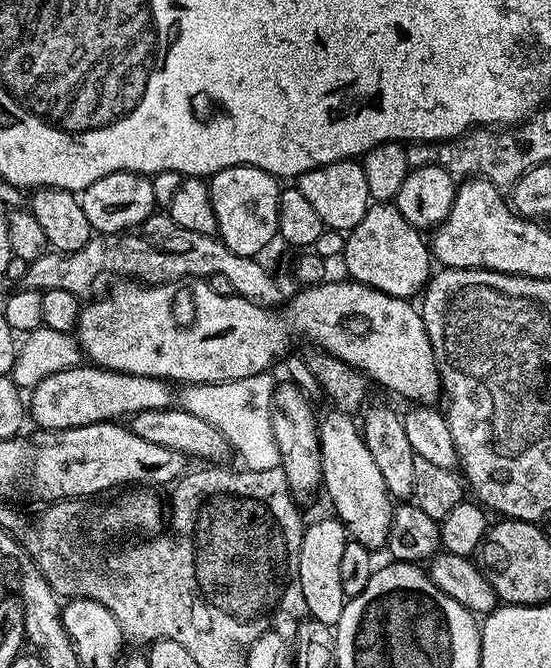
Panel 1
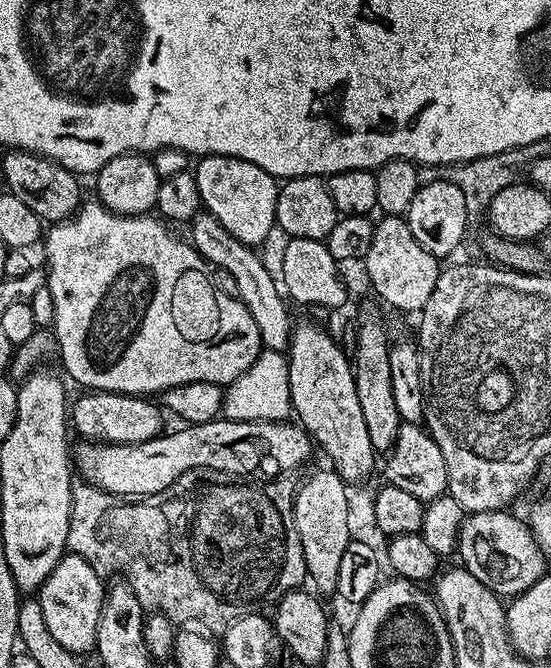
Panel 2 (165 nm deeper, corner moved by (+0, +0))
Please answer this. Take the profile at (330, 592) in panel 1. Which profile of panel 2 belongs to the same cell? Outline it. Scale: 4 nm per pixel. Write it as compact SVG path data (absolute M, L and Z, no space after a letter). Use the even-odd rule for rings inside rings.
M335 470L327 471L314 473L301 486L300 493L295 493L292 513L294 522L298 526L298 534L302 538L302 550L308 571L307 579L310 584L312 580L311 587L317 593L332 594L336 592L338 566L342 566L342 554L346 554L346 546L353 532L348 525L349 485Z

